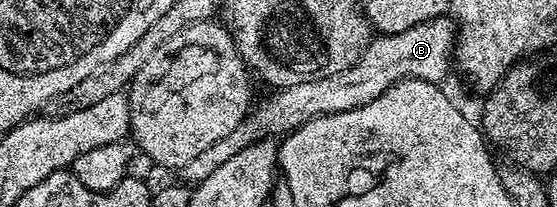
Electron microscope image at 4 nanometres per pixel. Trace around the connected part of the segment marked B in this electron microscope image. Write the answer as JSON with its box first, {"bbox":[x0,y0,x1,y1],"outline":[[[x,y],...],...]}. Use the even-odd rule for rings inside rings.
{"bbox":[180,16,457,185],"outline":[[[437,16],[426,22],[412,24],[402,31],[375,35],[354,66],[313,82],[302,82],[273,91],[226,138],[220,138],[207,150],[180,170],[181,179],[189,185],[204,181],[227,159],[260,140],[285,135],[300,128],[314,117],[358,109],[378,98],[400,80],[415,79],[443,83],[452,68],[457,27],[451,17]]]}

